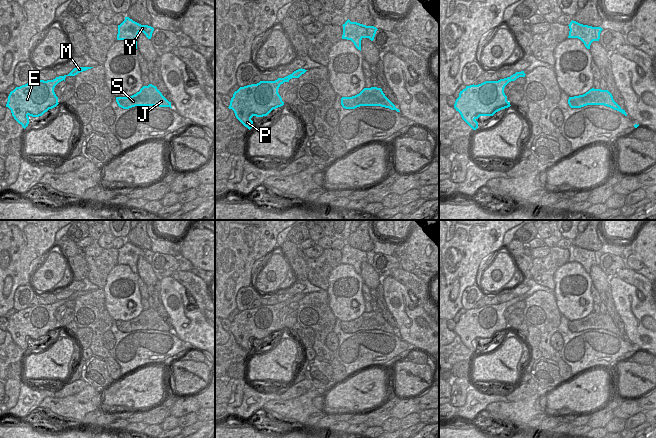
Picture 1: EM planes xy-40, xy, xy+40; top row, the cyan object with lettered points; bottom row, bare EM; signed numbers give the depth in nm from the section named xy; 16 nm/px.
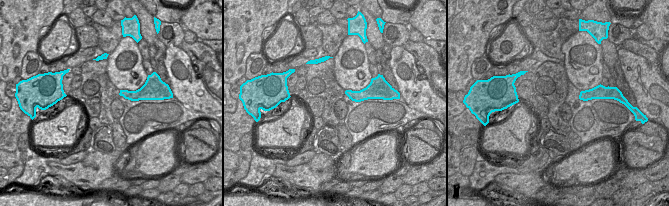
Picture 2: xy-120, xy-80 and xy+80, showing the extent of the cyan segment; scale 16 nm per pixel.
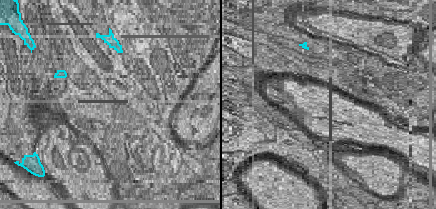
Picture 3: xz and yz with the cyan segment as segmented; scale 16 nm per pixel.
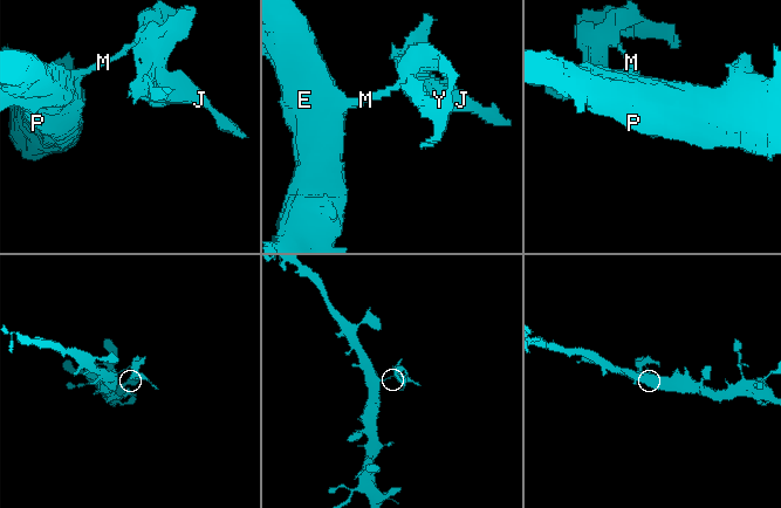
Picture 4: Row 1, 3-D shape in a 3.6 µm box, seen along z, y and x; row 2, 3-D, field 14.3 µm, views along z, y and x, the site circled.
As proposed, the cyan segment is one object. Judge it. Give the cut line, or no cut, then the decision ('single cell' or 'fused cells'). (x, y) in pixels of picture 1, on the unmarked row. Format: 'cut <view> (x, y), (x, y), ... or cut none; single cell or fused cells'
cut xy (292, 297), (294, 301); fused cells

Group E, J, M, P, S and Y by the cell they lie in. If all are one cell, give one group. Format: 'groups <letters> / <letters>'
groups E P / J M S Y

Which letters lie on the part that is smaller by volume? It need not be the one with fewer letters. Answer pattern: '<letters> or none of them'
J, M, S, Y.

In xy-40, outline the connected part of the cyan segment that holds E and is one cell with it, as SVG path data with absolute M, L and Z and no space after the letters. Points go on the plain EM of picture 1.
M59 300L53 304L38 304L16 311L10 316L6 331L25 353L29 348L30 340L42 340L59 328L54 312L59 306L65 305L65 302L66 300Z

